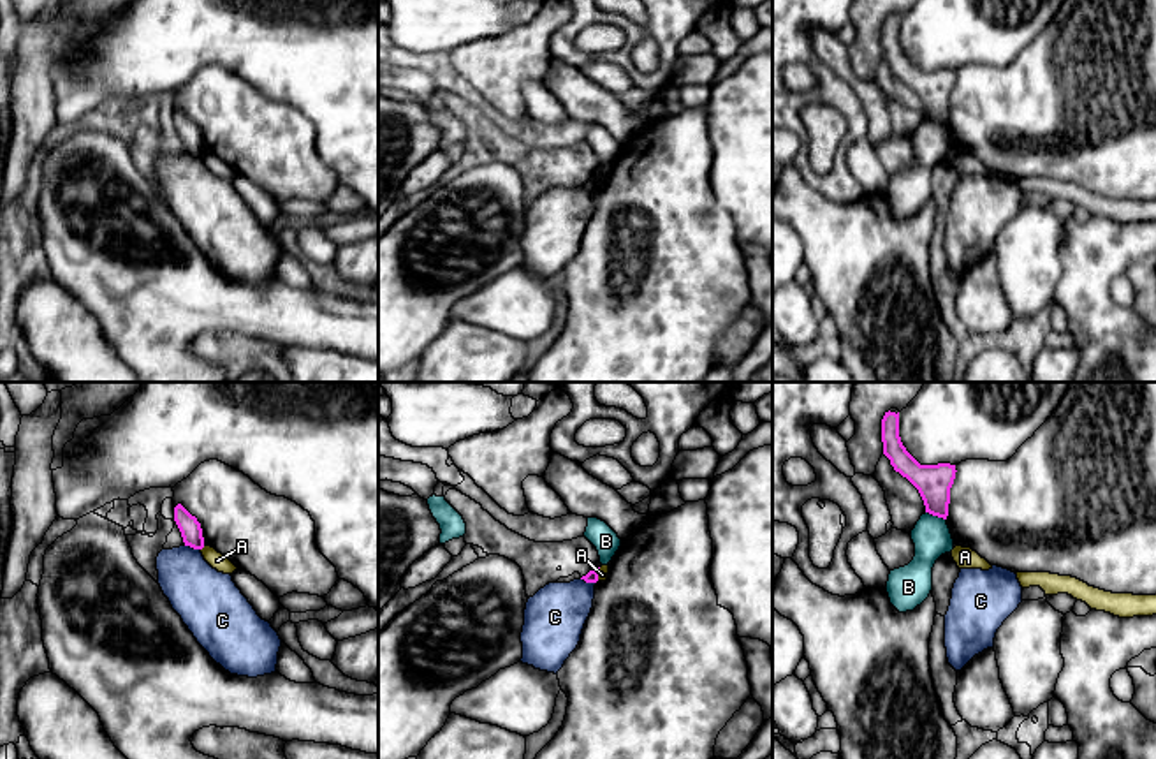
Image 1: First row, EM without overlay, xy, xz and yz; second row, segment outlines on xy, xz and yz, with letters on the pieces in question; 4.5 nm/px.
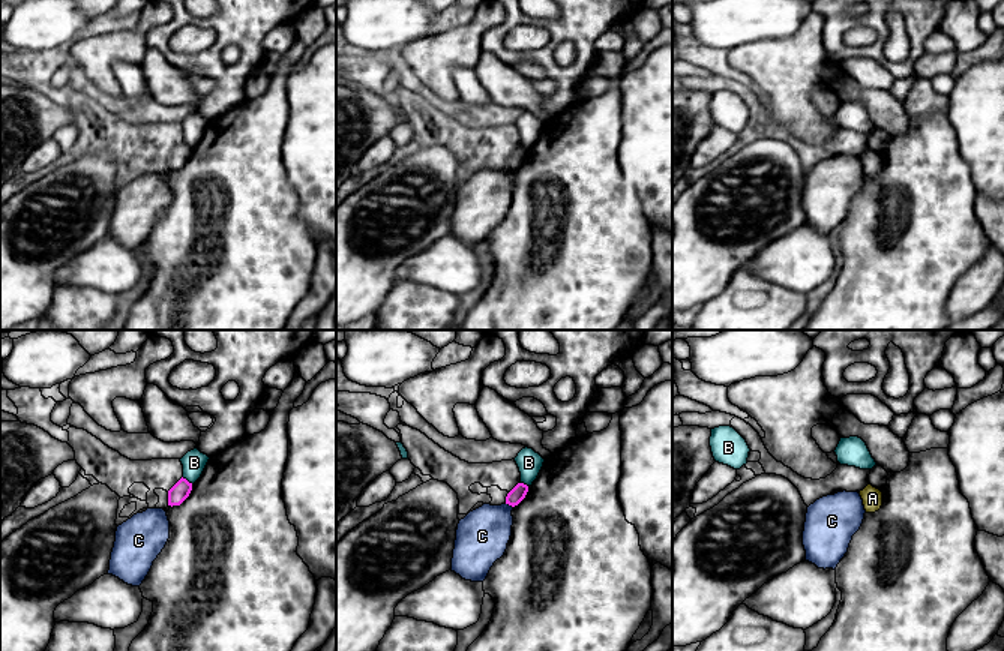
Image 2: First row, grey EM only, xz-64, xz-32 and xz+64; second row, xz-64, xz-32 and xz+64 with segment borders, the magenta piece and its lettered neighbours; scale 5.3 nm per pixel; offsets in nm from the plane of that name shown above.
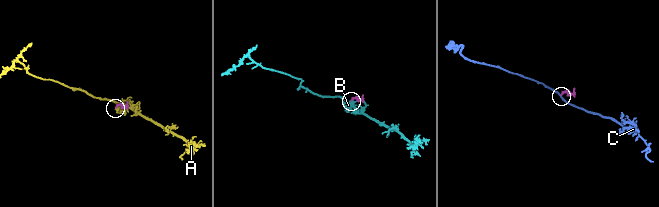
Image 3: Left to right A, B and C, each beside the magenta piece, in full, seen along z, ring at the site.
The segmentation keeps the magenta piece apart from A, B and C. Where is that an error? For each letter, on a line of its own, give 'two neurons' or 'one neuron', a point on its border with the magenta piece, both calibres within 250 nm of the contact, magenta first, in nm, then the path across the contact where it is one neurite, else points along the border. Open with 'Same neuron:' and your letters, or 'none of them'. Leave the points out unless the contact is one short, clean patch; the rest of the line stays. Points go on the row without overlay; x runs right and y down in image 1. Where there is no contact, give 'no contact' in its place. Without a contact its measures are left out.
Same neuron: none of them
A: two neurons; contact xz (597, 180); calibres 60 and 50 nm; border xz (600, 173), (597, 185)
B: two neurons; contact yz (936, 120); calibres 160 and 180 nm; border yz (926, 117), (945, 125)
C: two neurons; contact xy (192, 152); calibres 100 and 280 nm; border xy (185, 150), (199, 155)

